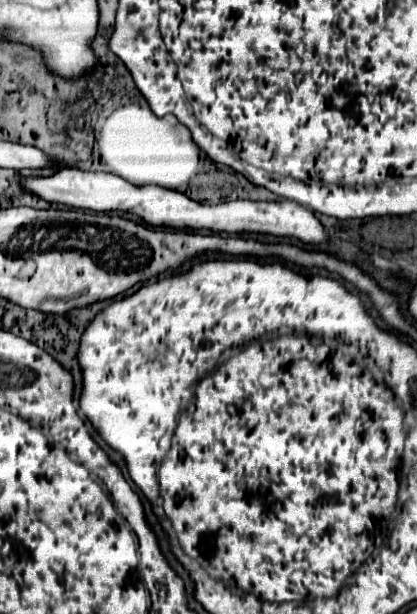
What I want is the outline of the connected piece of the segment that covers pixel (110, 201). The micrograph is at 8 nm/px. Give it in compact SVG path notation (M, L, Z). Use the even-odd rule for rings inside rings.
M60 169L52 177L36 177L24 179L24 187L50 201L60 203L74 209L92 209L104 213L130 213L140 217L146 225L152 227L172 227L172 229L212 229L212 231L228 231L228 233L270 233L296 237L310 247L318 247L328 241L320 221L314 217L310 209L296 201L278 201L278 203L254 203L254 201L228 201L220 205L204 205L196 203L190 197L158 187L158 185L132 185L114 173L86 173L80 169Z

